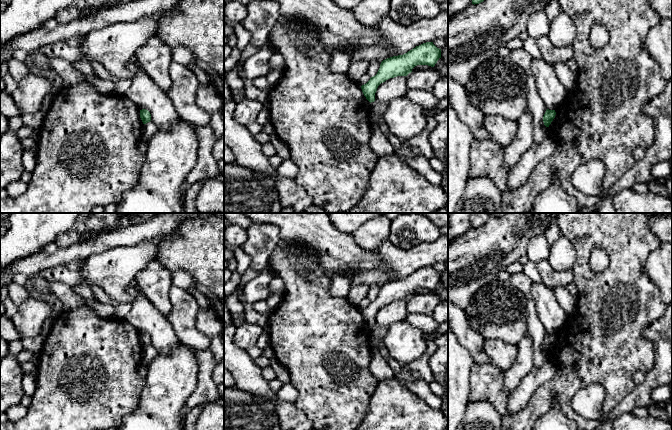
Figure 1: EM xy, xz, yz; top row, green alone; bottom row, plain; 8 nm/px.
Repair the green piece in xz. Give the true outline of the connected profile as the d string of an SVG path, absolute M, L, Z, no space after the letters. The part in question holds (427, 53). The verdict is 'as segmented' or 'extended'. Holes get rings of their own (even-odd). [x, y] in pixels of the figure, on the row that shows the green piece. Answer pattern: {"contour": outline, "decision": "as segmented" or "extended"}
{"contour": "M426 42L416 46L403 55L393 56L383 60L377 74L361 86L366 99L371 103L375 101L378 86L390 78L407 76L417 65L434 67L441 58L441 49L433 42Z", "decision": "as segmented"}

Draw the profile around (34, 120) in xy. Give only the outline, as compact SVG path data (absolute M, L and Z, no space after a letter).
M38 111L36 113L24 114L21 117L23 125L32 129L40 129L43 124L45 114L42 111Z

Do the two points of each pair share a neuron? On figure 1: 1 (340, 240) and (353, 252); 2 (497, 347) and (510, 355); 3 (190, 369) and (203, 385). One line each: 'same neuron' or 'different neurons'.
1: same neuron
2: same neuron
3: different neurons

